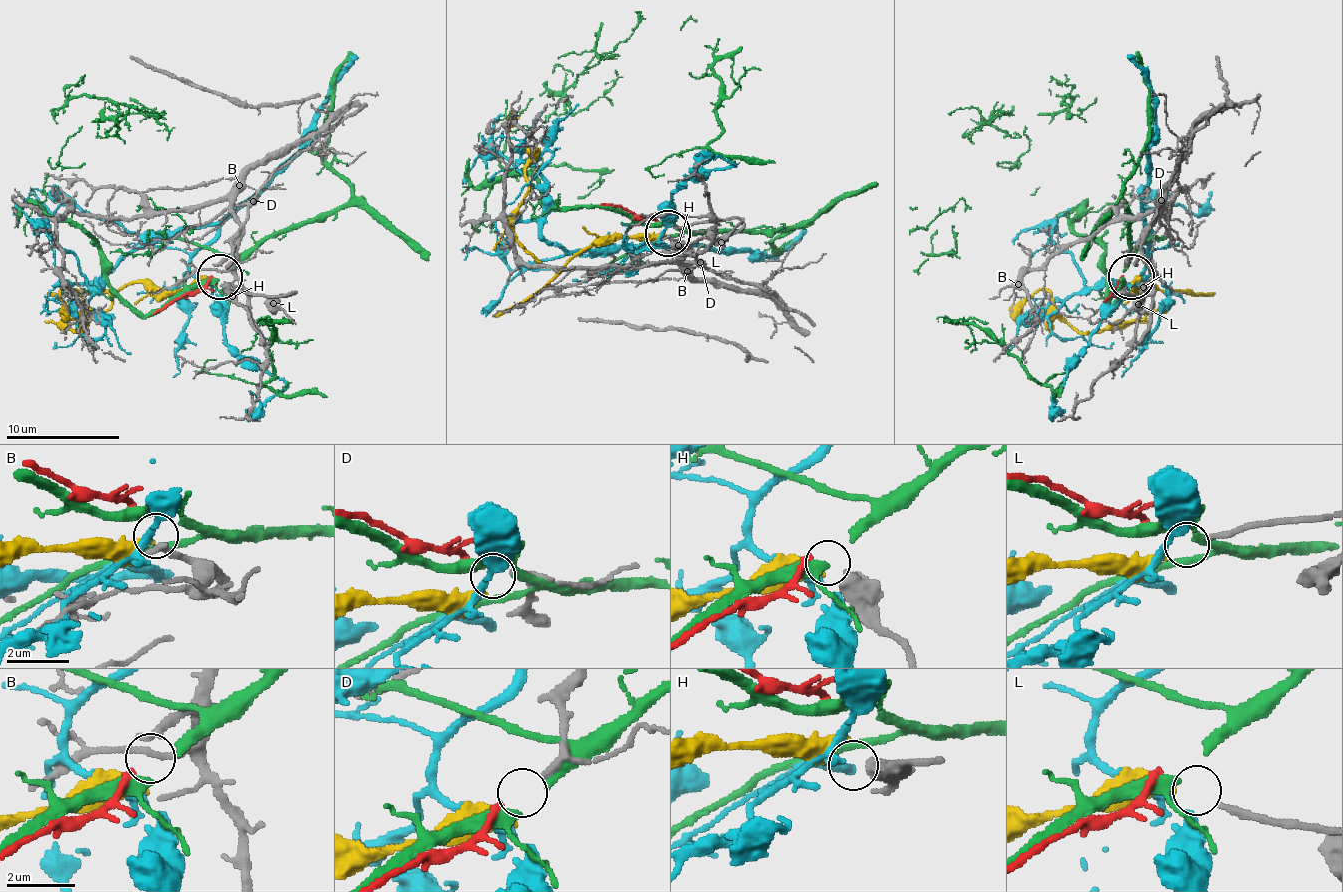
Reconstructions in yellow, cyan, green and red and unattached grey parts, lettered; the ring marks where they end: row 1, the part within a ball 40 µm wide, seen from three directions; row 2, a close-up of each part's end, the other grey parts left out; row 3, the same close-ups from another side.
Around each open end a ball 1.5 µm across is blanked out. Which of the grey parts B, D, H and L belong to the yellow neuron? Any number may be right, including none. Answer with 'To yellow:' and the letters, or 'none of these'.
To yellow: L

